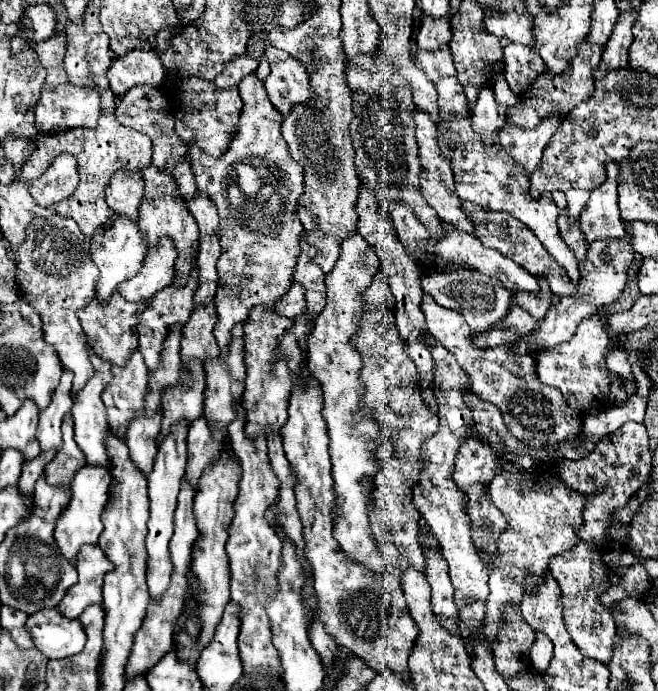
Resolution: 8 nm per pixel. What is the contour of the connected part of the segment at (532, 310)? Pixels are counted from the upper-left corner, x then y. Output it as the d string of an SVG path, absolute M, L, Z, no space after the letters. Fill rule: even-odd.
M518 294L516 296L516 304L528 312L534 320L542 320L550 308L550 300L546 300L546 296L534 296L534 294Z

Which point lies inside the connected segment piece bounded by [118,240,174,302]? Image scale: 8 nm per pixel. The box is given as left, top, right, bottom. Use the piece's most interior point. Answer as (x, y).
(155, 273)

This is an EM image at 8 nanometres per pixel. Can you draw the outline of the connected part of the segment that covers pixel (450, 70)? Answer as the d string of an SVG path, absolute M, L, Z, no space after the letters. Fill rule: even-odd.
M440 48L440 52L426 52L418 50L416 52L416 64L426 72L428 80L438 82L444 76L454 76L456 68L450 60L450 48Z

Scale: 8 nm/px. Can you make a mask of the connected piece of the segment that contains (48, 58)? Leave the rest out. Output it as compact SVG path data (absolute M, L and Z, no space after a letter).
M54 34L46 42L38 42L34 46L40 64L46 68L46 82L42 88L42 96L36 104L34 118L36 118L36 128L42 132L56 132L64 128L74 128L74 126L84 126L84 128L96 128L98 118L100 118L100 96L92 88L80 88L70 84L66 72L64 72L64 52L66 52L66 34Z

